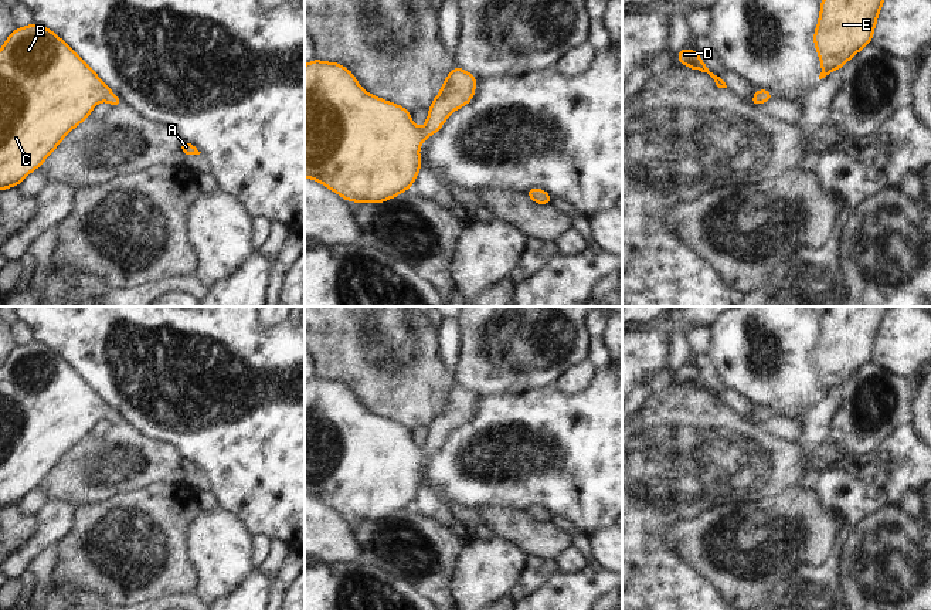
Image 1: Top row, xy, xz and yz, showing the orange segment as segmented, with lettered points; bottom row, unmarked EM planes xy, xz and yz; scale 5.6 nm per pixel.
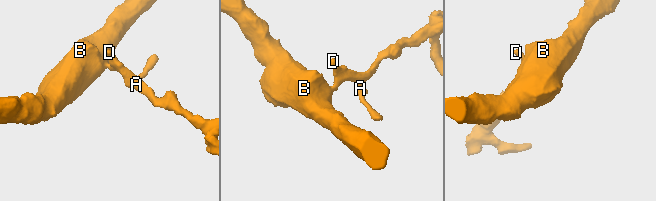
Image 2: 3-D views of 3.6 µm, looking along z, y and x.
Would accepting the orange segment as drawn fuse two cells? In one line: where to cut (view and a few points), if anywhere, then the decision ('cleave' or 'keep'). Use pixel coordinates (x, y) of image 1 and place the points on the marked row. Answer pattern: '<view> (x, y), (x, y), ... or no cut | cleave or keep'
no cut | keep

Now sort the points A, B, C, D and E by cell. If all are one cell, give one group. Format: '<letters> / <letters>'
A B C D E

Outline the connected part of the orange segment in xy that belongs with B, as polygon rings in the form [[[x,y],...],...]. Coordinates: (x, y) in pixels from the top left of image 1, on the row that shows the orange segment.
[[[37,23],[10,33],[0,50],[0,190],[17,187],[28,173],[38,169],[65,135],[89,118],[99,101],[108,101],[112,108],[123,105],[122,98],[116,96],[55,33]]]

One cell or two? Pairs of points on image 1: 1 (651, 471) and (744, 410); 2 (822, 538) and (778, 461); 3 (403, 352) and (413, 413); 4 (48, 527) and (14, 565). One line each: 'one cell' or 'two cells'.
1: two cells
2: two cells
3: one cell
4: one cell

